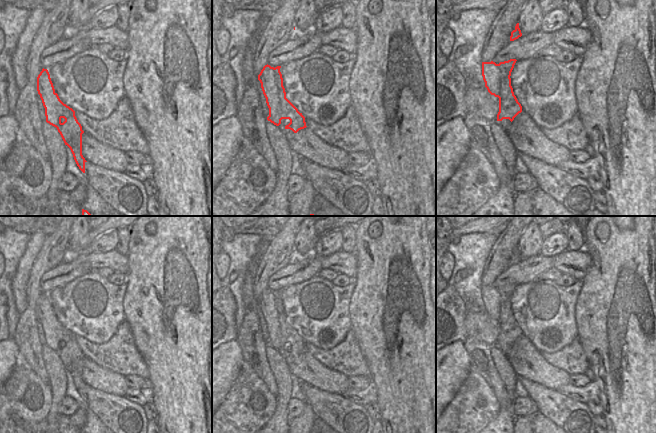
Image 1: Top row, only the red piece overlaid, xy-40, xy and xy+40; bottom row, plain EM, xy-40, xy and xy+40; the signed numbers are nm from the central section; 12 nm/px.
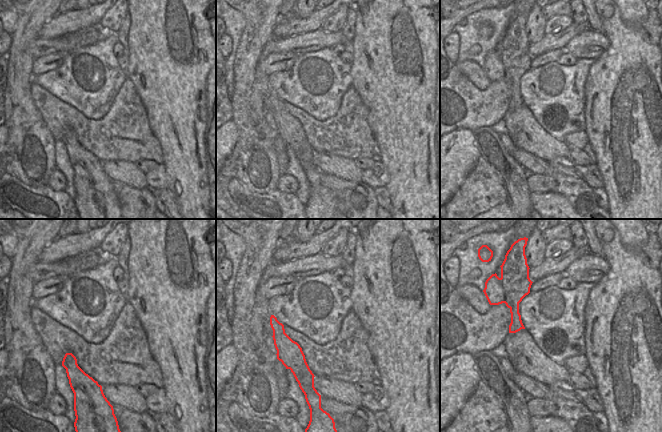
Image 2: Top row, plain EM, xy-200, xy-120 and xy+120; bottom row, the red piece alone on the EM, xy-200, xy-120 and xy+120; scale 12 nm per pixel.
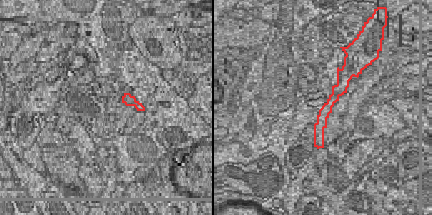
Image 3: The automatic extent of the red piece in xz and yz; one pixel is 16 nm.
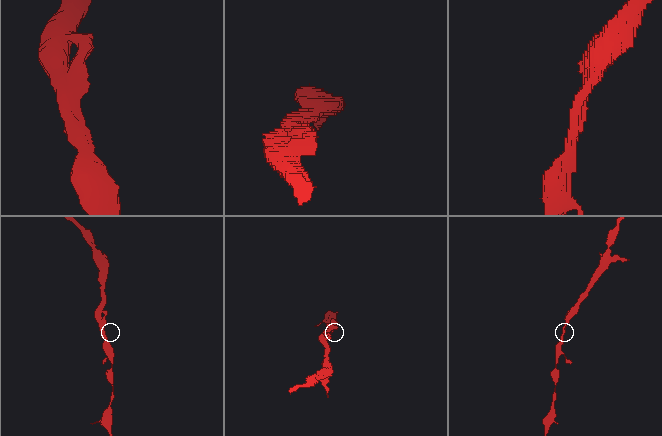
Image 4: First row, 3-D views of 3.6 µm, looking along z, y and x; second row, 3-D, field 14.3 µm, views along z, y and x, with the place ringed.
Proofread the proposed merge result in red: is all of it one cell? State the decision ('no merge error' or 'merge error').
no merge error

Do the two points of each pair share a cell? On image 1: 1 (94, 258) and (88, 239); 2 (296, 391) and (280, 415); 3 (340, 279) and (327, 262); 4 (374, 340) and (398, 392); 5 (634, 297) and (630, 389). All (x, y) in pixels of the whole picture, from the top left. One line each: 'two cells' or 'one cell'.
1: two cells
2: two cells
3: two cells
4: one cell
5: one cell

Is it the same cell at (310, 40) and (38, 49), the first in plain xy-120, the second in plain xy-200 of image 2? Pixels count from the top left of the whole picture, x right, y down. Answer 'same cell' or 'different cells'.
same cell

